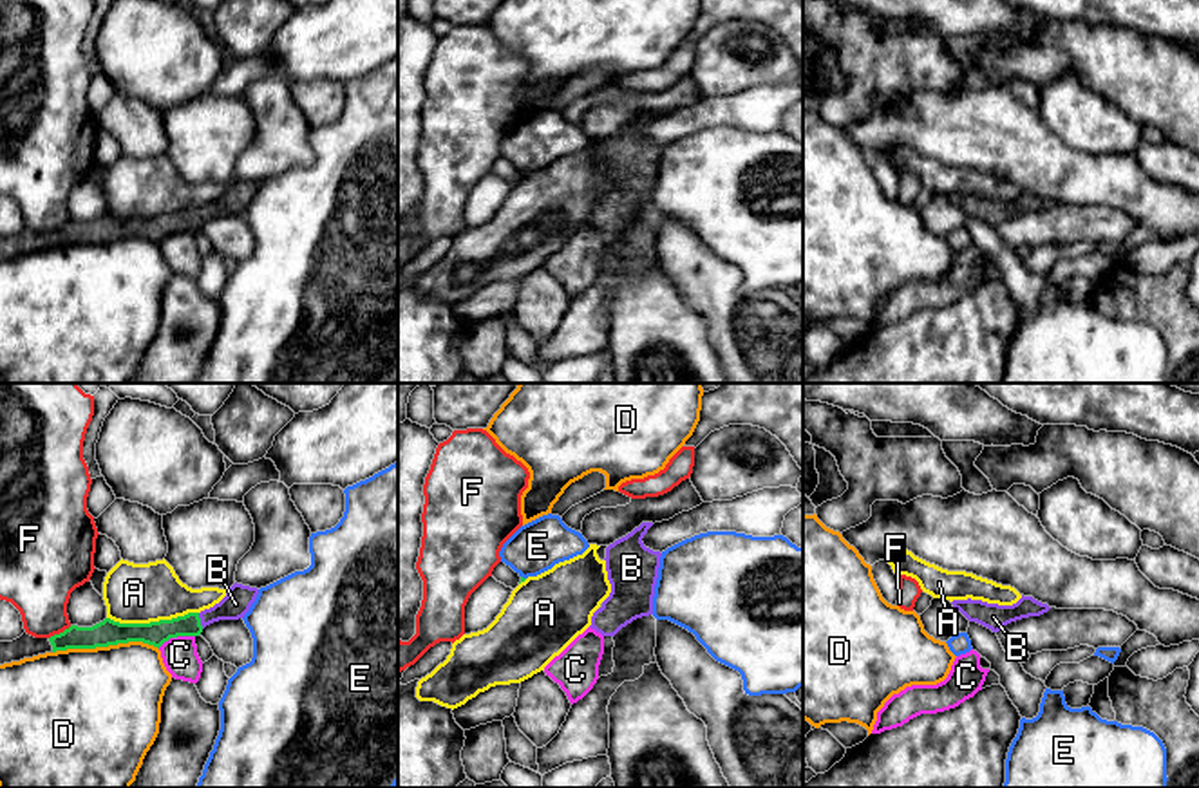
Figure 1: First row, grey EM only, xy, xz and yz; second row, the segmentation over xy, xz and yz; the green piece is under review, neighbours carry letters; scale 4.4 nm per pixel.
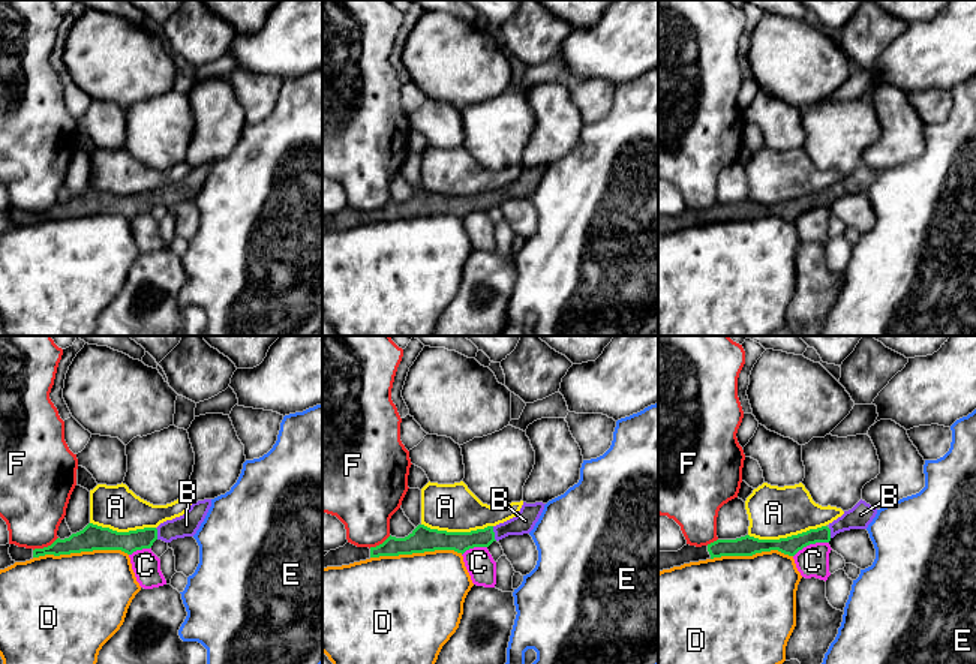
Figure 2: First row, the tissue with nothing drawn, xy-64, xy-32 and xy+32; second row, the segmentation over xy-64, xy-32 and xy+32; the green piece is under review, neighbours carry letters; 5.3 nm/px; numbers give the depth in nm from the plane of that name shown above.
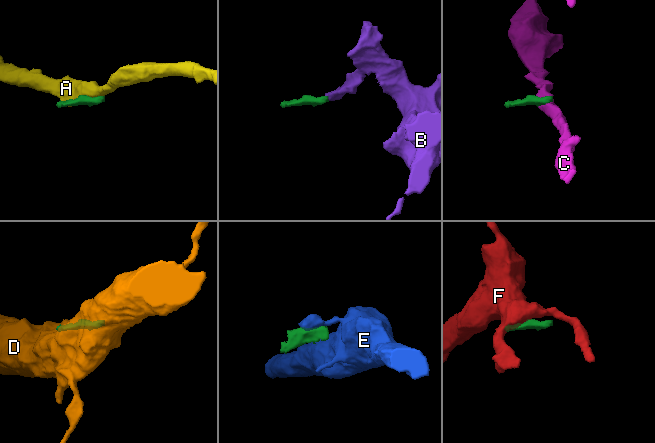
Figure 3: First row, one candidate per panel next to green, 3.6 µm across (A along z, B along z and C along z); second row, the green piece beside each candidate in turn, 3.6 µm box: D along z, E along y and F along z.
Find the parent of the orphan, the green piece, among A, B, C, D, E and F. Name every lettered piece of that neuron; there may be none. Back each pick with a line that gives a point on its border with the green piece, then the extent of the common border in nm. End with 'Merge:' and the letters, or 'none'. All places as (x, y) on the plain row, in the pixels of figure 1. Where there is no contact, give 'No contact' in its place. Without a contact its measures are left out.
B: Touches green at xy (199, 215). Shared border 80 nm
Merge: B

